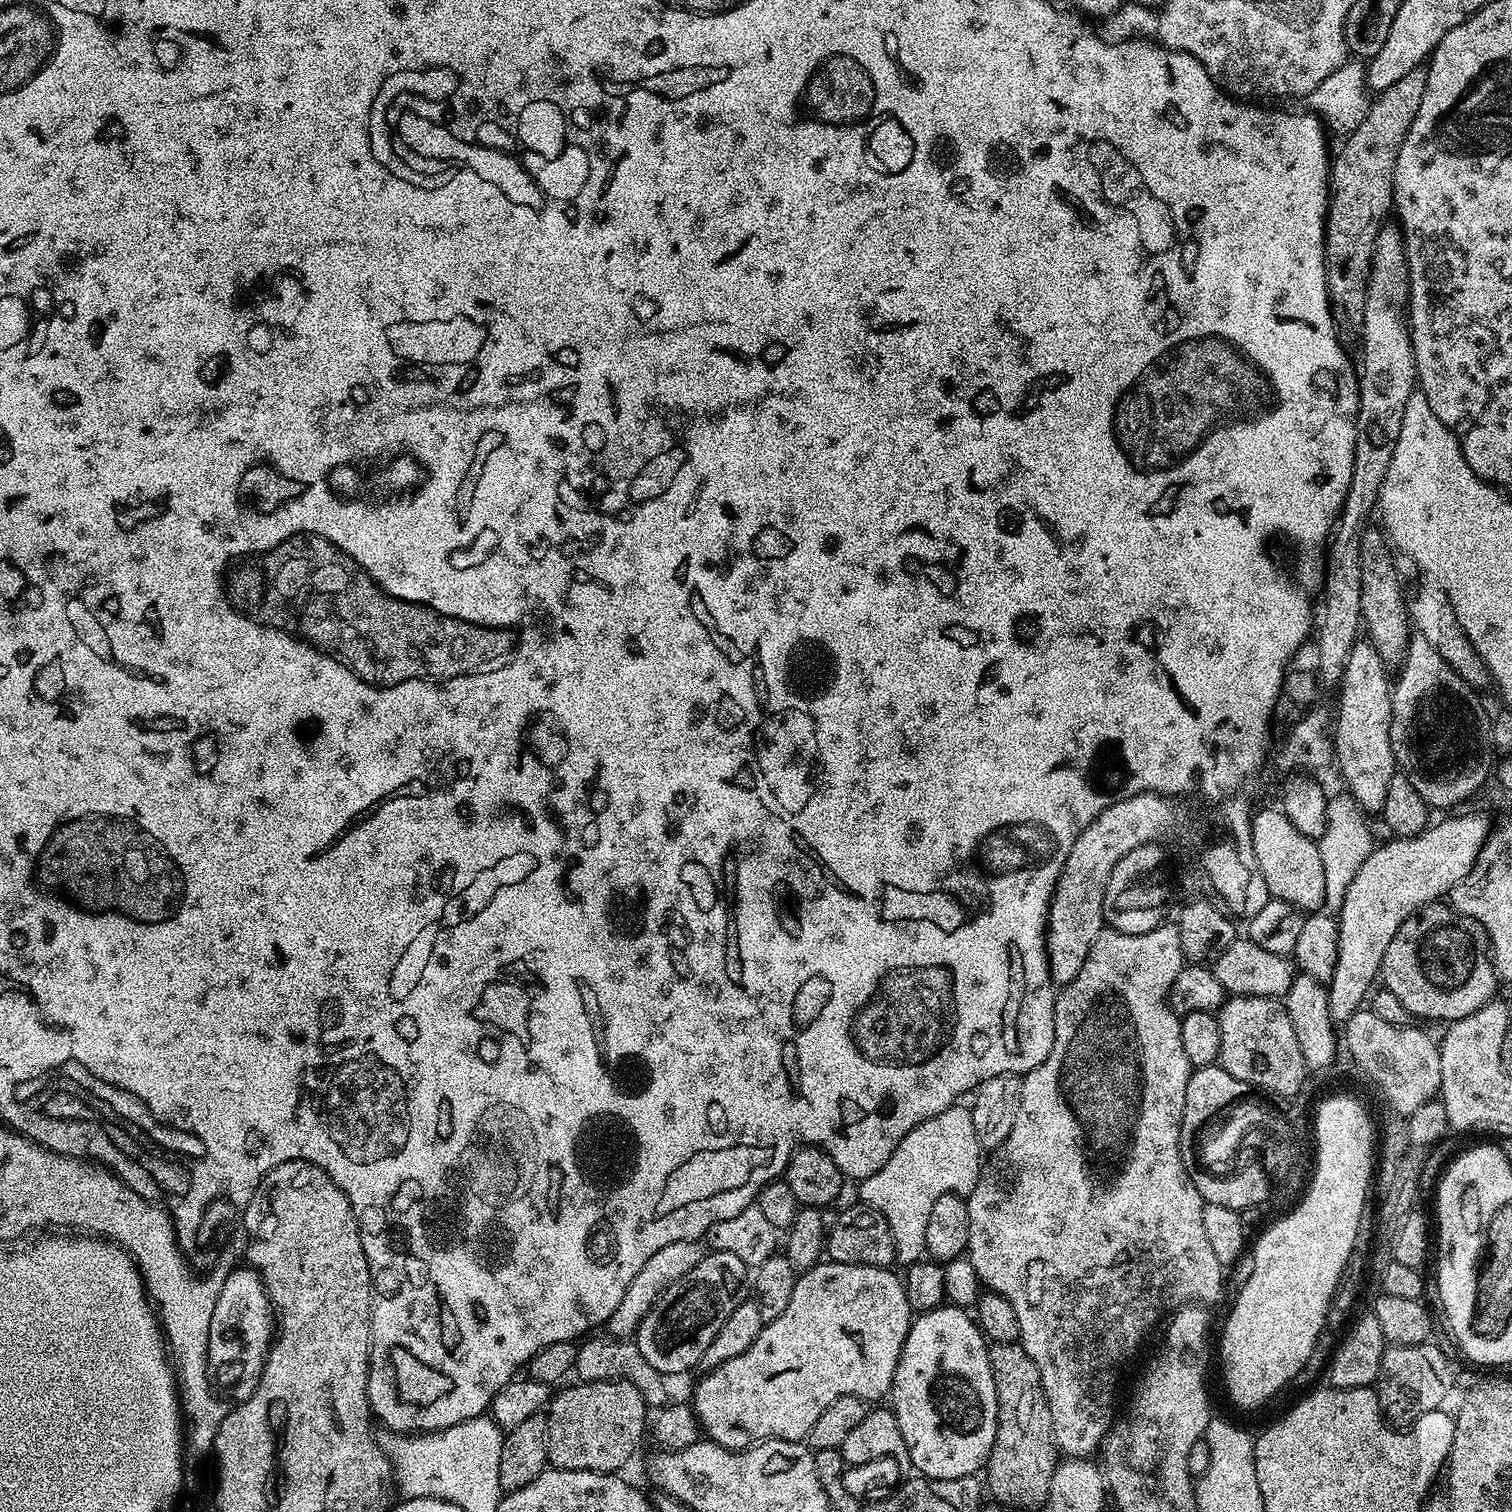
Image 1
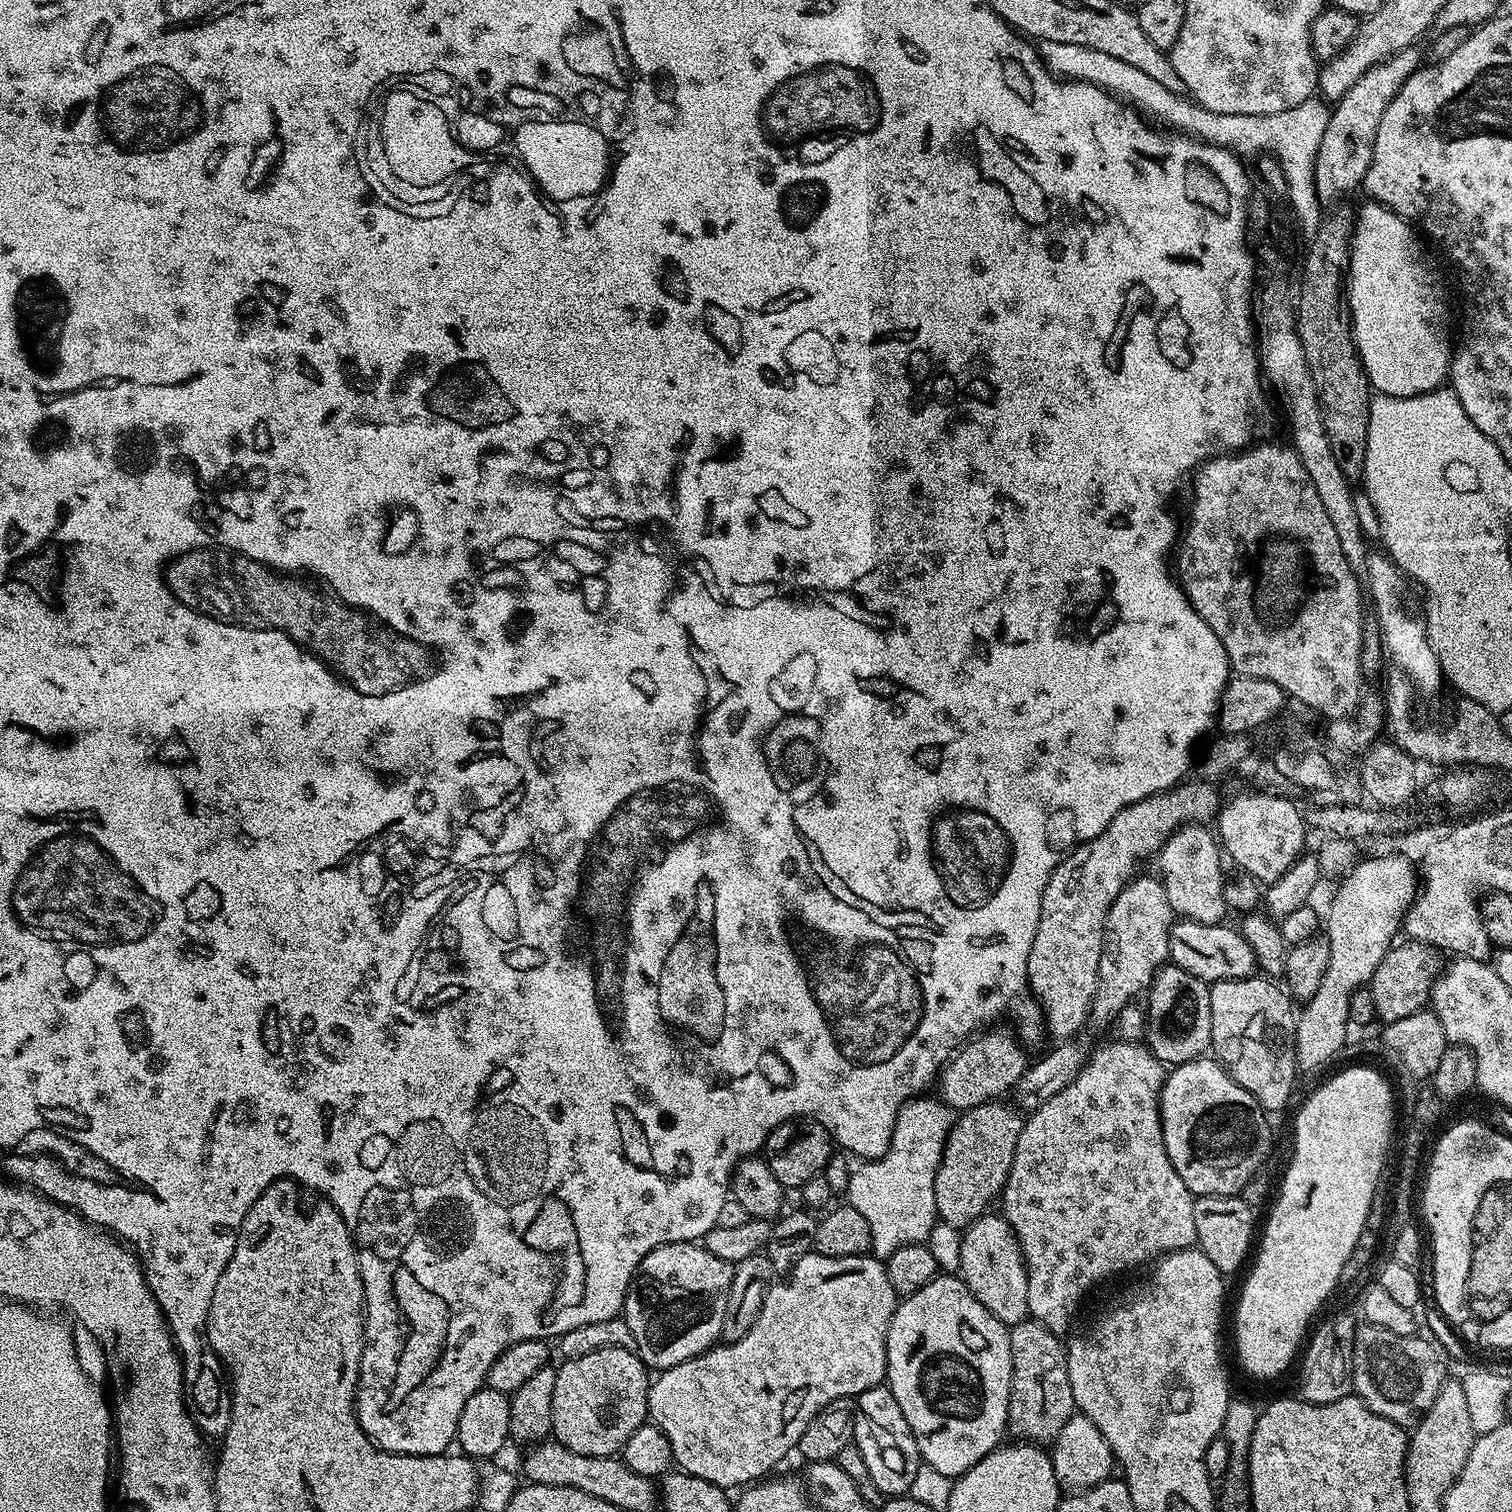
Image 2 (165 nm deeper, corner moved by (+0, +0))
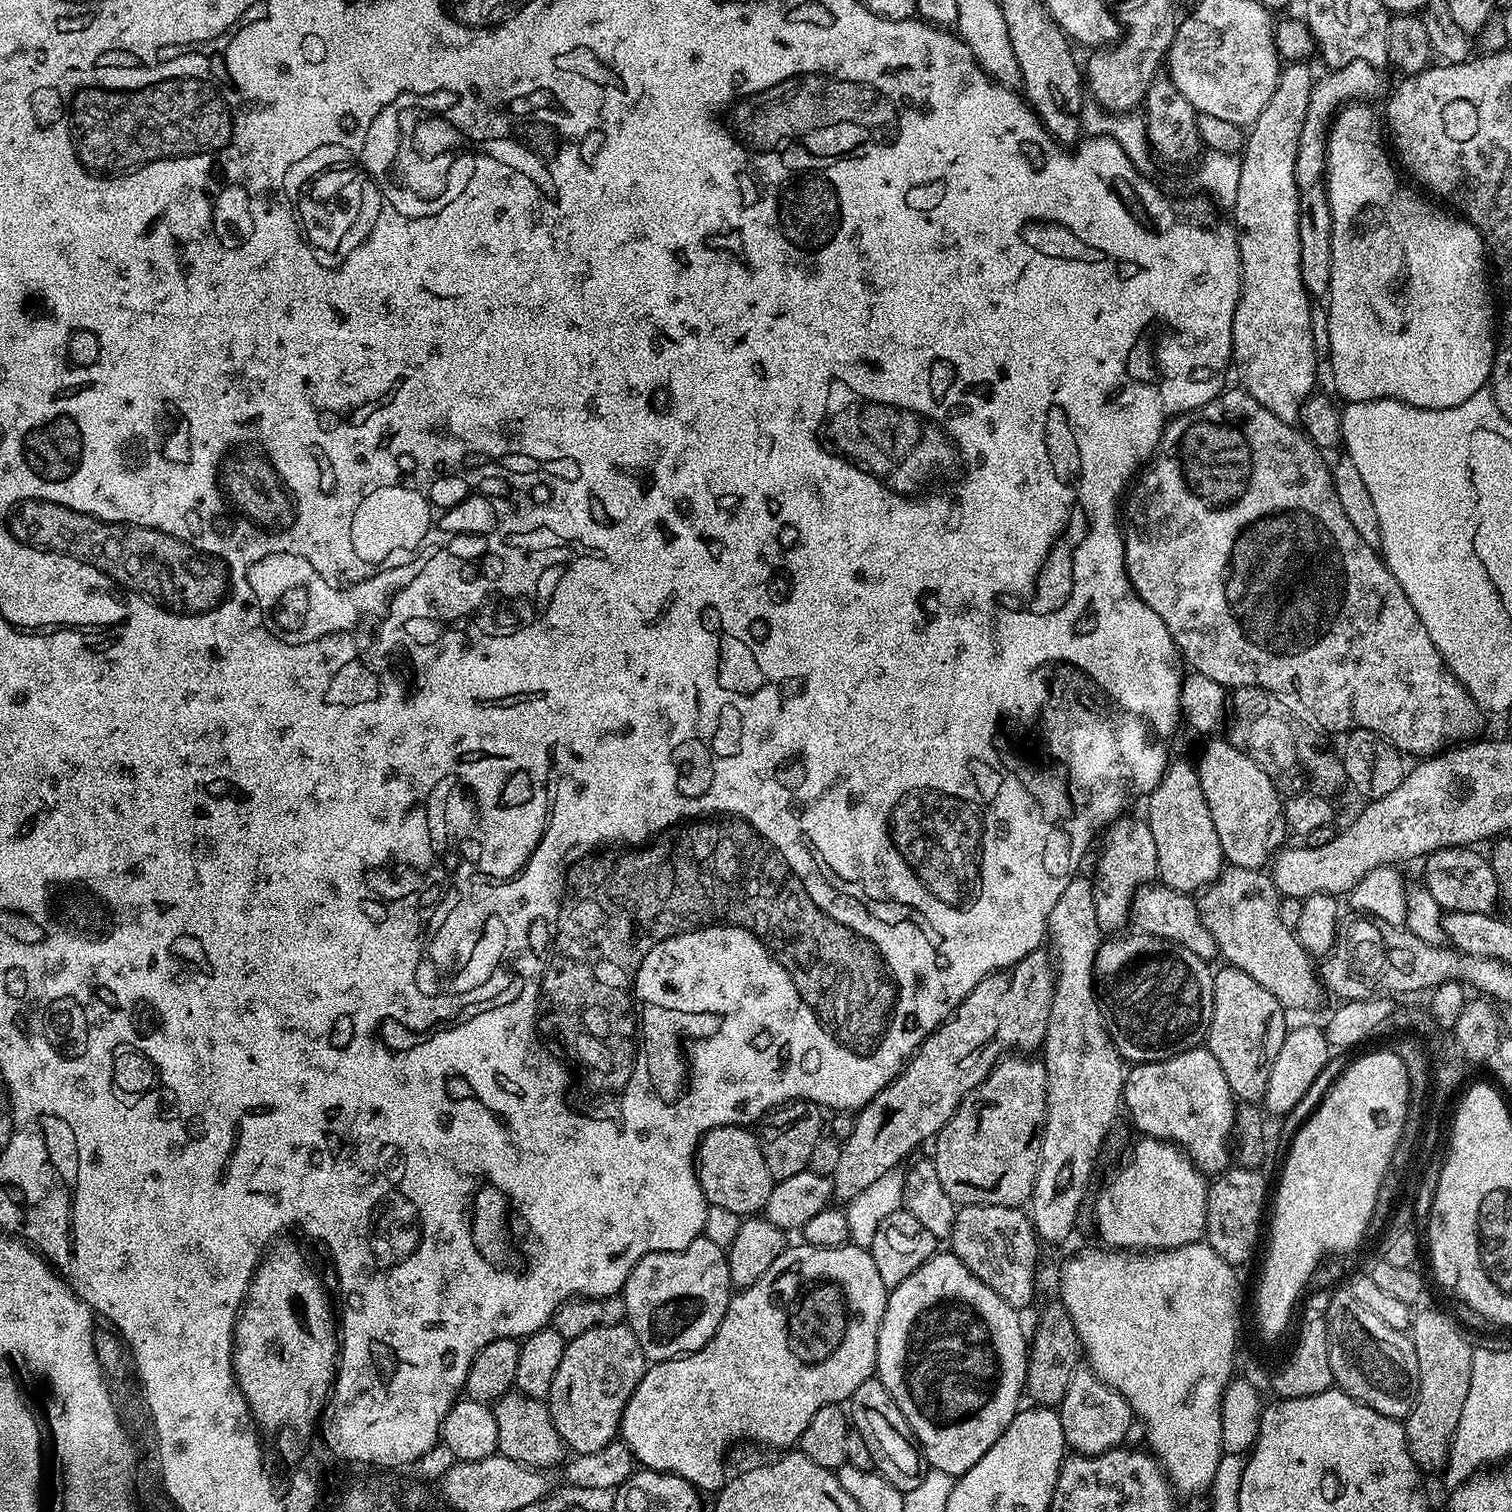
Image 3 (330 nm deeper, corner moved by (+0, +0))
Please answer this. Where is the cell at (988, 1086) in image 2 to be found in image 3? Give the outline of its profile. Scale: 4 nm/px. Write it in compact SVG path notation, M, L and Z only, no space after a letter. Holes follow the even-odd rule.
M1037 950L1026 954L1026 958L1022 958L1014 965L1013 968L1006 968L1002 972L992 972L986 978L982 978L982 982L978 982L978 986L974 986L974 990L961 1002L952 1015L936 1028L934 1031L920 1043L920 1049L908 1059L904 1069L892 1079L886 1087L878 1094L874 1094L874 1098L870 1098L870 1102L865 1104L863 1108L855 1113L856 1121L854 1122L854 1131L850 1134L850 1138L846 1138L840 1145L840 1153L838 1154L838 1167L834 1170L834 1174L830 1177L832 1182L832 1195L837 1201L847 1202L857 1198L866 1186L871 1186L878 1178L887 1172L897 1169L900 1160L904 1159L910 1152L914 1151L919 1144L931 1141L942 1130L942 1126L946 1126L946 1122L958 1110L960 1103L964 1101L968 1095L975 1090L981 1082L992 1073L992 1067L1001 1060L1005 1059L1013 1050L1020 1054L1032 1054L1032 1052L1043 1045L1046 1038L1046 1022L1050 1018L1050 1002L1054 998L1054 986L1056 985L1056 973L1054 971L1054 961L1047 951Z

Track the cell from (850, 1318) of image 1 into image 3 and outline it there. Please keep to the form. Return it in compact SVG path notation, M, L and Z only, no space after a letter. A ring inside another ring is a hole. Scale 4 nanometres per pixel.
M803 1242L797 1244L797 1248L785 1247L784 1252L778 1254L778 1258L774 1258L770 1270L766 1270L766 1274L762 1274L762 1278L758 1278L754 1286L741 1288L733 1295L728 1301L728 1309L718 1330L712 1335L712 1340L706 1342L706 1346L702 1346L696 1352L689 1352L687 1356L677 1356L675 1360L661 1360L645 1367L642 1382L638 1382L634 1394L630 1394L626 1402L618 1433L619 1439L632 1451L637 1465L655 1472L669 1472L686 1478L686 1482L690 1482L701 1493L719 1493L726 1483L724 1455L735 1440L753 1440L756 1444L769 1444L772 1448L780 1448L776 1450L791 1449L799 1441L802 1430L806 1430L806 1422L810 1422L810 1418L814 1418L814 1414L818 1414L822 1406L847 1401L854 1394L854 1390L862 1386L862 1382L873 1379L876 1370L878 1330L886 1314L886 1302L890 1290L882 1282L877 1268L874 1267L871 1251L857 1248L851 1242L842 1248L815 1248Z

